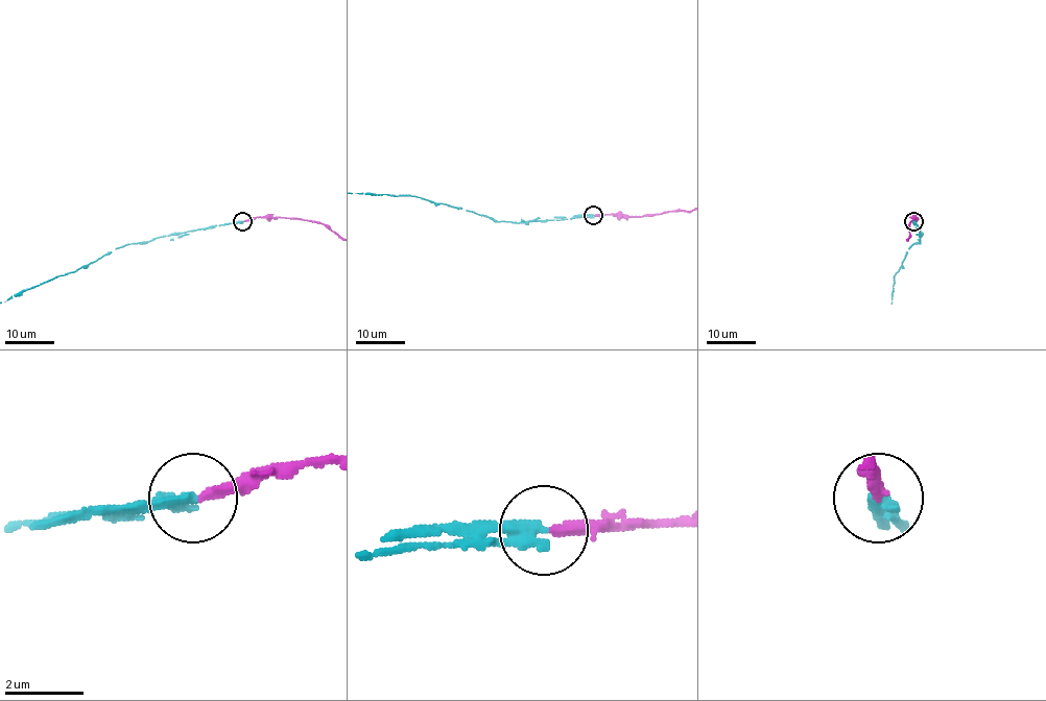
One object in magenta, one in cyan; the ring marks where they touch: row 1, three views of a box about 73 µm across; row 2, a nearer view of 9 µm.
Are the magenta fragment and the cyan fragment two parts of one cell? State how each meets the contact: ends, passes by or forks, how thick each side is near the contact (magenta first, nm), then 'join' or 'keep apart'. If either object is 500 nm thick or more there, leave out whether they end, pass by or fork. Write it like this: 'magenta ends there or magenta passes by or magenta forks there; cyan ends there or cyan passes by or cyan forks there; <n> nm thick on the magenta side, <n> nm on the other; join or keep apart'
magenta ends there; cyan ends there; 240 nm thick on the magenta side, 360 nm on the other; join

